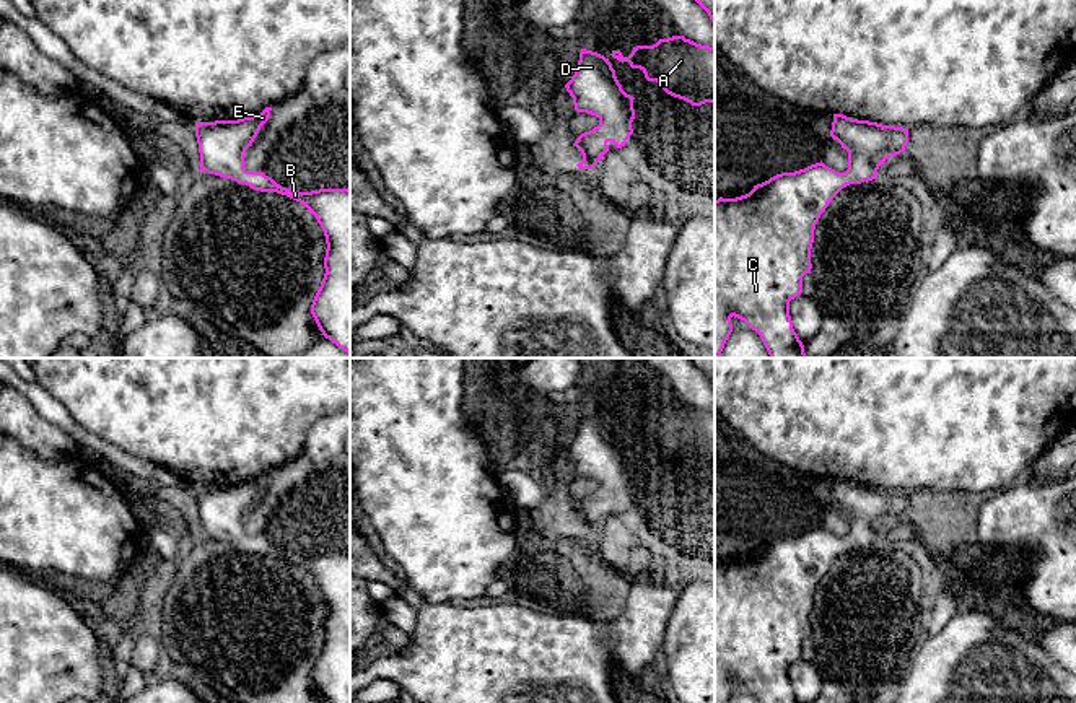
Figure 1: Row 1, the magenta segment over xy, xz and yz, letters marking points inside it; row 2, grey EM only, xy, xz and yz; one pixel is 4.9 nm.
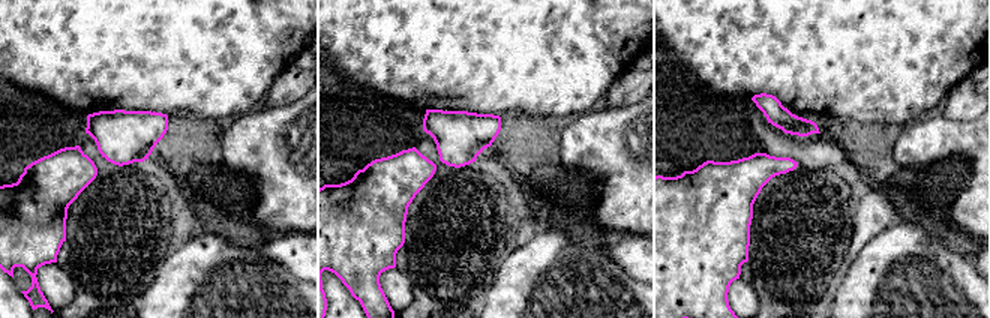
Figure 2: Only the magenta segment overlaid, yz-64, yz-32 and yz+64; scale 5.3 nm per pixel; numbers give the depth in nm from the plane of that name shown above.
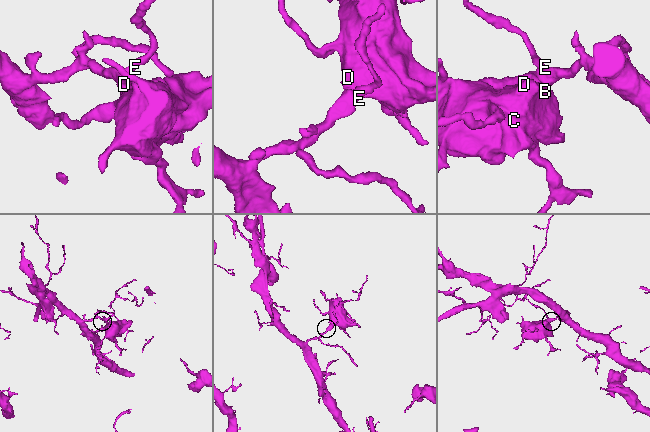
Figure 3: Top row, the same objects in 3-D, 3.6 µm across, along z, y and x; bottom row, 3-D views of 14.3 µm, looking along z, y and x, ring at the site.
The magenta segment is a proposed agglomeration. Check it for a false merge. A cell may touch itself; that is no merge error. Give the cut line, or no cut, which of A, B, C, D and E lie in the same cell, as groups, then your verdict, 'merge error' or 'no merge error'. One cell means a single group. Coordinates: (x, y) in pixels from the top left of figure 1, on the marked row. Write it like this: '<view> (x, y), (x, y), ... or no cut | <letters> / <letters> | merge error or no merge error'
no cut | A B C D E | no merge error

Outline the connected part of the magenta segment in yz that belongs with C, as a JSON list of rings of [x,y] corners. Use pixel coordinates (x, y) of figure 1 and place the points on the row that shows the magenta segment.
[[[833,114],[830,137],[848,151],[845,172],[820,161],[776,174],[746,195],[715,200],[715,358],[733,332],[733,316],[760,335],[770,358],[807,358],[793,329],[790,301],[803,293],[803,277],[811,273],[816,225],[843,187],[877,179],[879,166],[905,151],[908,129]]]

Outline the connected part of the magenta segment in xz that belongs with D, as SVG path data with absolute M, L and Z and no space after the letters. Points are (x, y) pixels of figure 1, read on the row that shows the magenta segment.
M581 49L575 75L565 85L575 111L596 116L599 125L584 132L573 143L583 161L580 169L594 169L609 151L609 142L622 148L633 133L633 96L622 90L612 63L604 55Z

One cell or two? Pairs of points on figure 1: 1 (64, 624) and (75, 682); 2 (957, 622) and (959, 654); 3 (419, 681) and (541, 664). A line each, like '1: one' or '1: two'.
1: one
2: one
3: one

